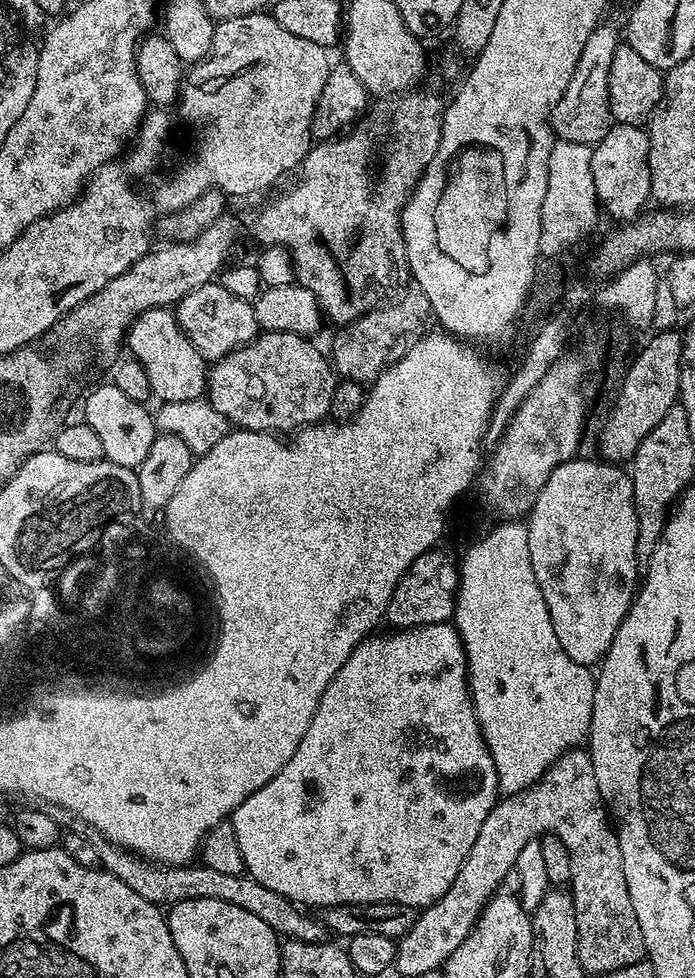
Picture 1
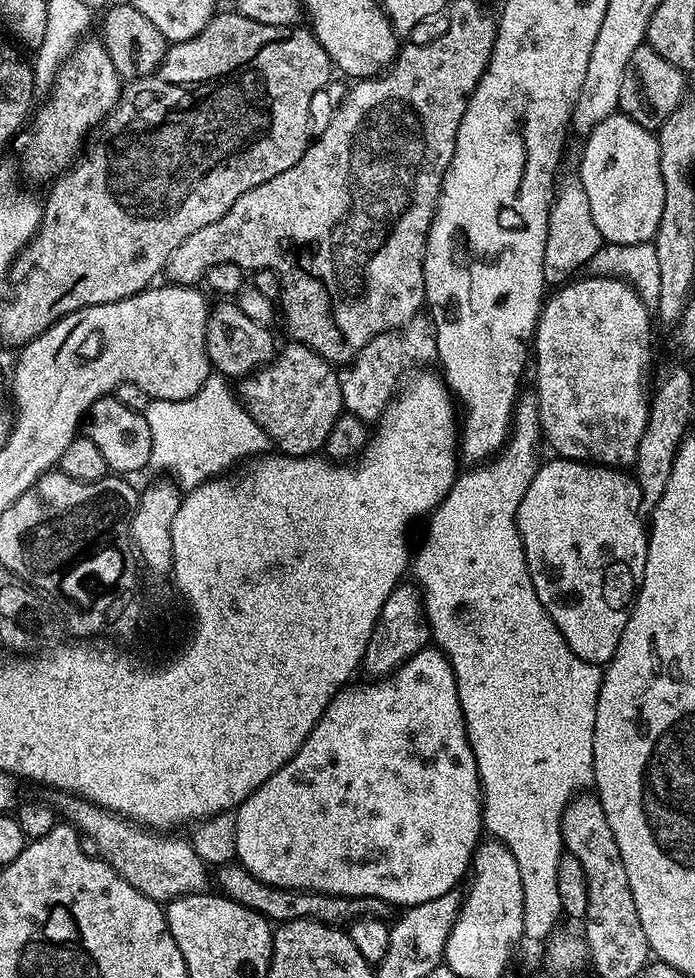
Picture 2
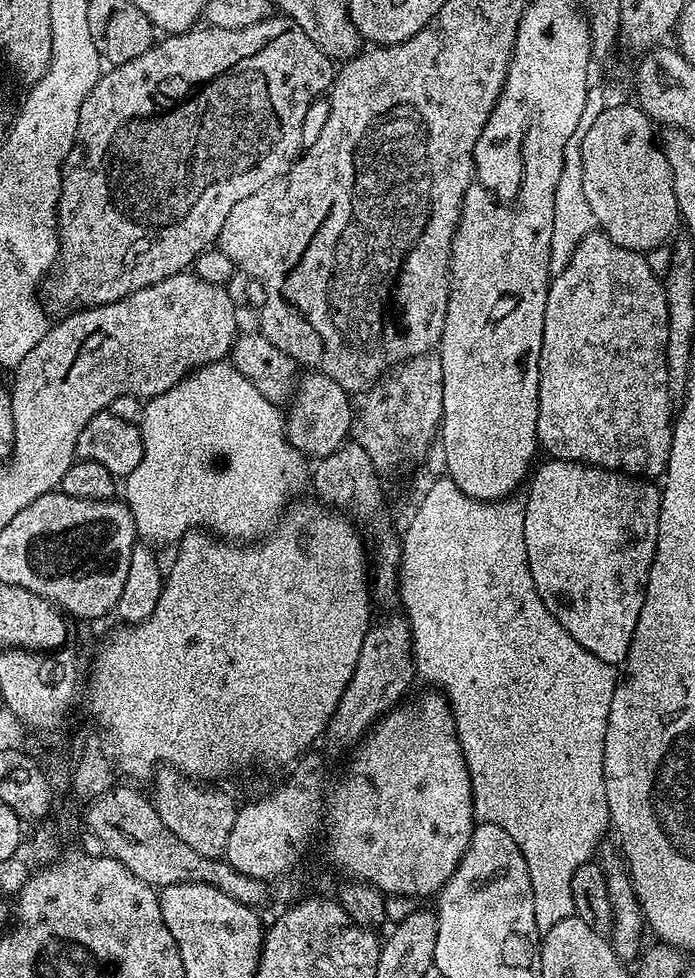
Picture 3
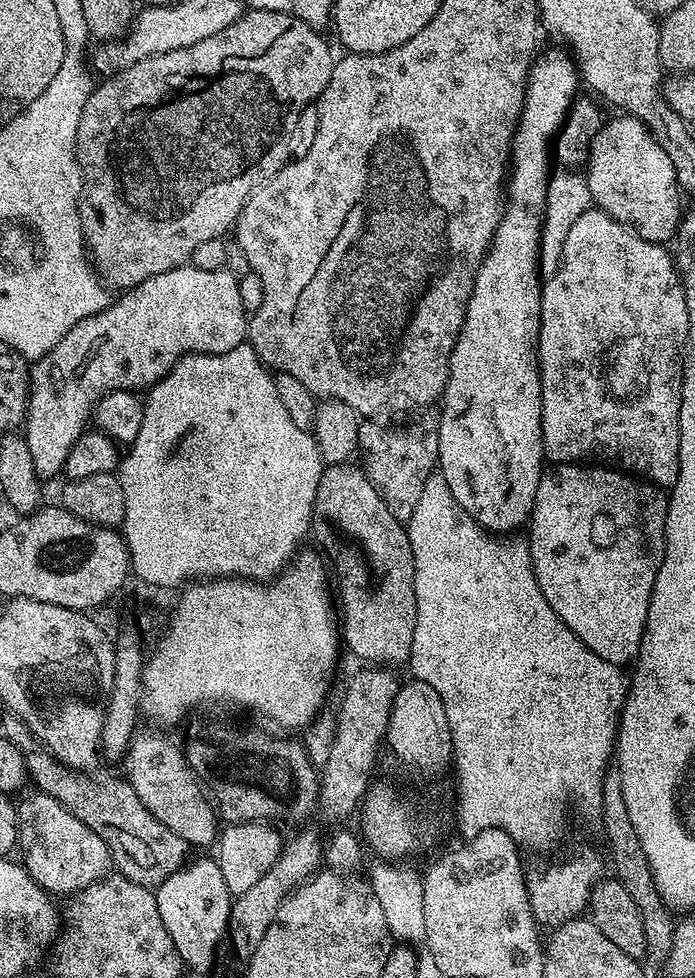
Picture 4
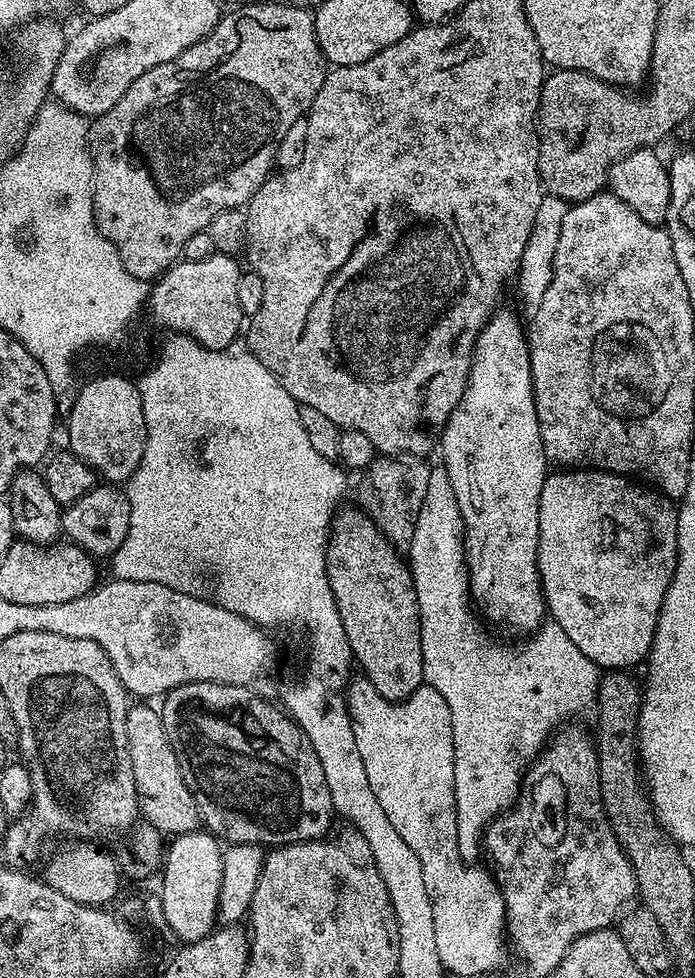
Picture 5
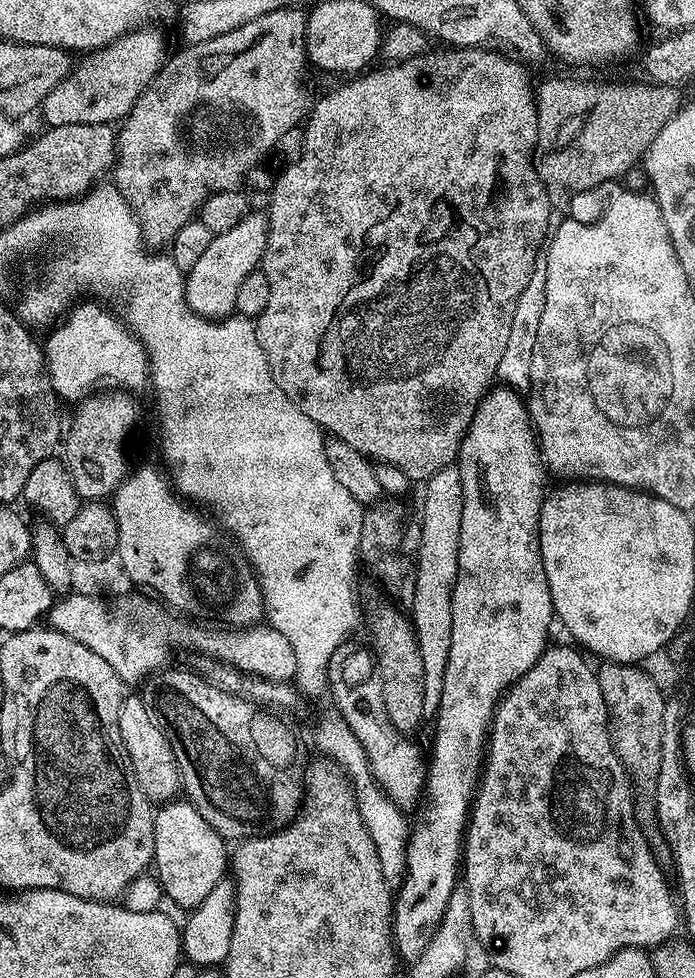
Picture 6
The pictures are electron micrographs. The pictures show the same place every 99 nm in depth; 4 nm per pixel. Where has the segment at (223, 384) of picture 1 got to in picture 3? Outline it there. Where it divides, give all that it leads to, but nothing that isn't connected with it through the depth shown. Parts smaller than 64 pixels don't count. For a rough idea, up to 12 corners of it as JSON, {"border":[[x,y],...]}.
{"border":[[305,371],[286,431],[305,458],[334,454],[352,430],[349,392]]}

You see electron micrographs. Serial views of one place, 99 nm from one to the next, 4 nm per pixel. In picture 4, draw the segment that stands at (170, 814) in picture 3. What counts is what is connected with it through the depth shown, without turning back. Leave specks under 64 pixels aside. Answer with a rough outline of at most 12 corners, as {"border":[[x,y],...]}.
{"border":[[137,731],[128,784],[193,849],[218,813],[179,743]]}

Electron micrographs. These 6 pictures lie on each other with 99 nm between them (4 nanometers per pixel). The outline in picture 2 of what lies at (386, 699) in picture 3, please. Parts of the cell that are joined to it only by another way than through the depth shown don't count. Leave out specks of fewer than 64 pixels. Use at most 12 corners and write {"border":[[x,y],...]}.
{"border":[[396,585],[366,646],[383,678],[429,647],[422,593]]}

